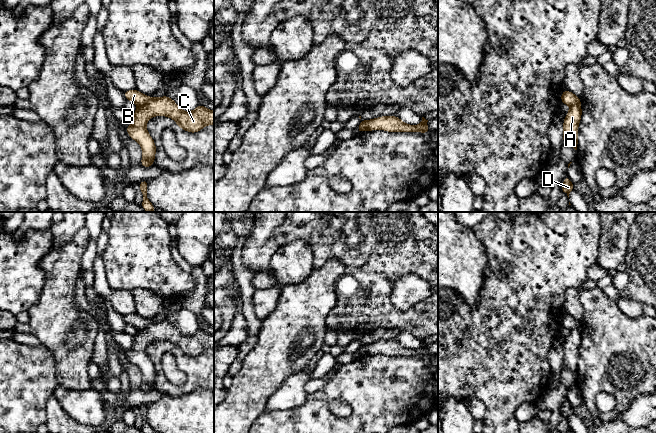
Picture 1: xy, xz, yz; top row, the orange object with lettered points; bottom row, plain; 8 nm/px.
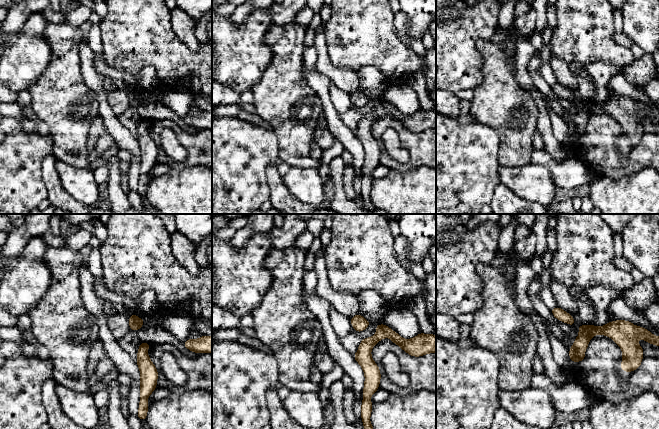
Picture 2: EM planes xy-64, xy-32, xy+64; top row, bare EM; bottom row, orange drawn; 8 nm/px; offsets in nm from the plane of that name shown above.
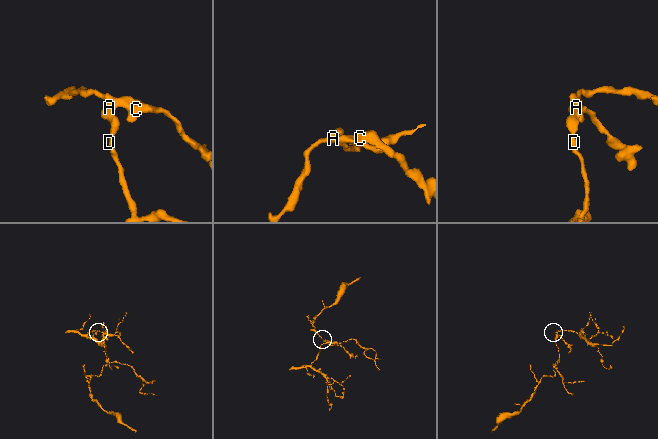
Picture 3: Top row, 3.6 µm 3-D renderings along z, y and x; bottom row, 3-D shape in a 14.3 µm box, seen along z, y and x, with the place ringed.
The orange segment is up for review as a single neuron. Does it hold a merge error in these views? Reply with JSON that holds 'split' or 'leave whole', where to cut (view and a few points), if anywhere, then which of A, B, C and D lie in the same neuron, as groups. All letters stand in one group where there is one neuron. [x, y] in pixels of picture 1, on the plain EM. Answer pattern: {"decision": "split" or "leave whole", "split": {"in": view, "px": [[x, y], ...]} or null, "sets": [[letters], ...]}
{"decision": "split", "split": {"in": "xy", "px": [[151, 321], [138, 330]]}, "sets": [["A", "C", "D"], ["B"]]}

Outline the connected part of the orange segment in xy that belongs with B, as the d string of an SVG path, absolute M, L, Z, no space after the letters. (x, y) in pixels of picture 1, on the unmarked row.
M135 312L128 315L123 315L127 324L135 327L137 330L144 329L151 321L139 316Z

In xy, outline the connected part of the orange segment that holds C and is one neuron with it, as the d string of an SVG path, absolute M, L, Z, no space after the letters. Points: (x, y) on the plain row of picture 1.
M151 321L144 329L134 335L131 349L126 350L130 362L139 367L142 373L141 389L148 392L154 389L156 369L148 357L147 346L155 340L165 340L173 343L179 352L196 357L205 350L214 350L214 335L199 328L193 335L183 335L176 326L168 321Z

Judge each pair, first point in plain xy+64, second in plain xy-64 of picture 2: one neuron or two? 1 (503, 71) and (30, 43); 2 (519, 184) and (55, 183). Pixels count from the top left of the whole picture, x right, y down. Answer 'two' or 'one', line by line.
1: two
2: two

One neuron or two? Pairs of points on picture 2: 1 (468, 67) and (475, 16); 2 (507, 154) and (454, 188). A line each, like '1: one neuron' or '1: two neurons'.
1: one neuron
2: two neurons

